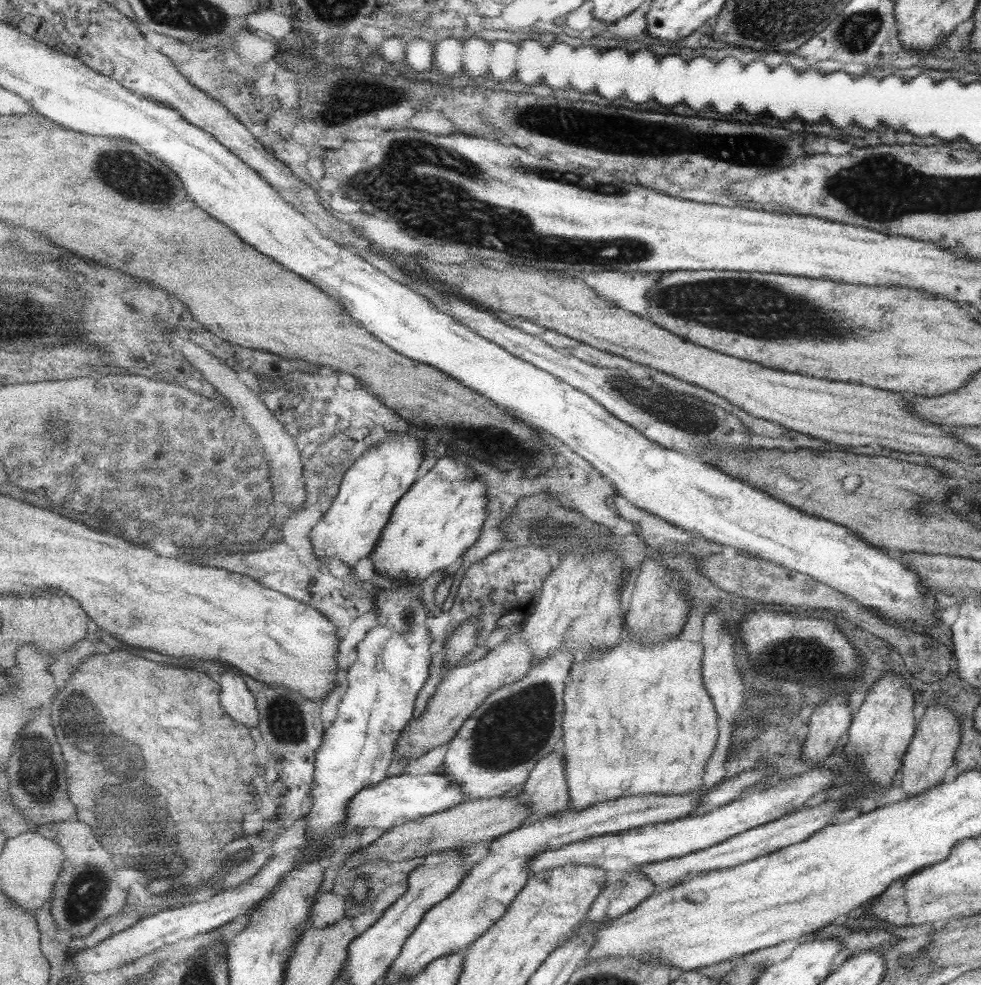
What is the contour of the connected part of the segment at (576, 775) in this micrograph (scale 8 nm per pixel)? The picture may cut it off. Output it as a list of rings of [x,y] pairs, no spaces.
[[[707,613],[702,620],[702,634],[700,642],[685,640],[683,636],[671,636],[662,642],[642,642],[633,641],[630,635],[624,635],[622,642],[606,650],[594,650],[583,662],[574,665],[572,674],[567,683],[564,694],[565,712],[563,721],[564,754],[566,762],[567,782],[569,794],[571,795],[570,808],[572,810],[585,810],[598,802],[606,800],[617,800],[627,796],[637,796],[641,794],[663,794],[665,796],[675,796],[676,794],[687,794],[688,792],[701,791],[701,776],[703,776],[703,764],[707,762],[709,754],[715,748],[715,736],[717,736],[717,716],[723,718],[725,722],[733,722],[735,714],[741,708],[741,698],[743,698],[743,684],[737,676],[735,670],[735,652],[733,652],[733,636],[731,632],[721,626],[723,619],[717,613]]]

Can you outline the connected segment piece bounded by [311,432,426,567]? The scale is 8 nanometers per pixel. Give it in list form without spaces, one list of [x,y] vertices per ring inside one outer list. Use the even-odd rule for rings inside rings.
[[[405,432],[391,435],[385,442],[376,444],[367,453],[363,454],[353,464],[353,467],[345,473],[339,494],[335,497],[331,508],[311,532],[314,556],[325,562],[325,565],[329,565],[330,558],[336,556],[351,567],[357,566],[362,558],[369,557],[382,538],[385,526],[388,526],[396,504],[405,493],[409,492],[409,489],[419,478],[418,472],[425,463],[425,452],[423,451],[425,449],[426,446],[423,446],[419,439]]]

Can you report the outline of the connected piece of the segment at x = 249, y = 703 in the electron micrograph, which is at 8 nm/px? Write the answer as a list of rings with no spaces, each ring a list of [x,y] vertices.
[[[227,670],[219,682],[223,686],[221,702],[229,716],[249,728],[258,727],[260,712],[256,698],[243,676],[233,670]]]

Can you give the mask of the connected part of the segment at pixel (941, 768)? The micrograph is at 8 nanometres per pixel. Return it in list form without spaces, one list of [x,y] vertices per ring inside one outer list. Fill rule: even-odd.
[[[943,704],[925,709],[900,762],[901,788],[905,796],[917,796],[925,789],[942,782],[943,772],[949,768],[960,739],[958,720]]]

